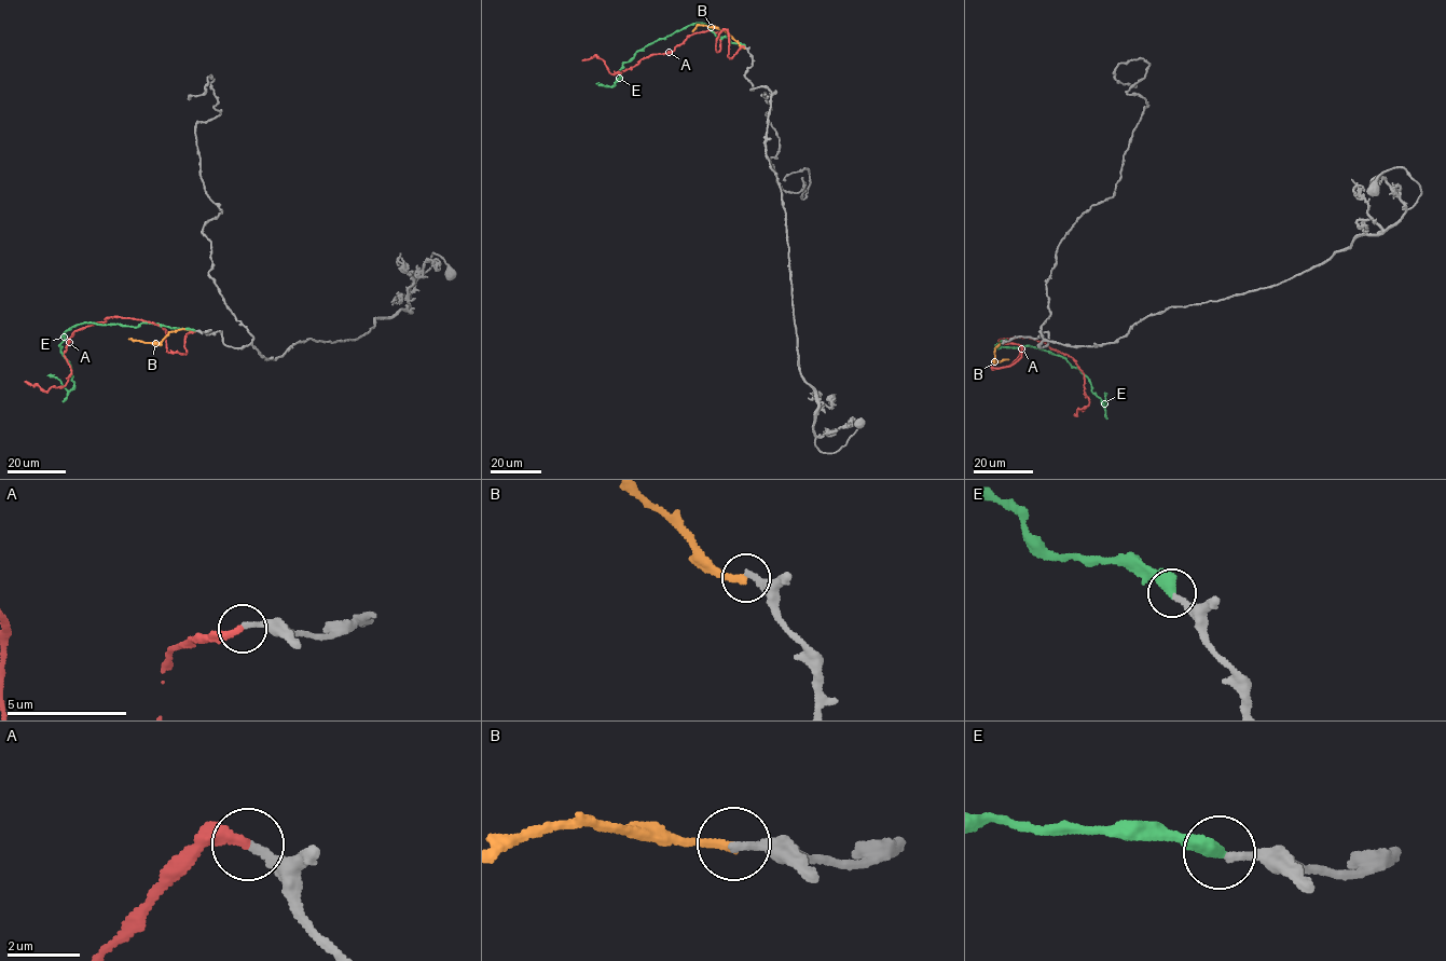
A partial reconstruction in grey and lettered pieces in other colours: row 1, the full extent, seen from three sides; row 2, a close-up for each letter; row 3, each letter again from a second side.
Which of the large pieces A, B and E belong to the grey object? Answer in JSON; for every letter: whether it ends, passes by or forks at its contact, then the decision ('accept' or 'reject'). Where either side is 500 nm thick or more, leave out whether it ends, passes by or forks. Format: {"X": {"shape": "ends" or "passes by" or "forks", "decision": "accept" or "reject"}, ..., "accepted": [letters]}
{"A": {"shape": "ends", "decision": "accept"}, "B": {"shape": "ends", "decision": "reject"}, "E": {"shape": "ends", "decision": "reject"}, "accepted": ["A"]}

